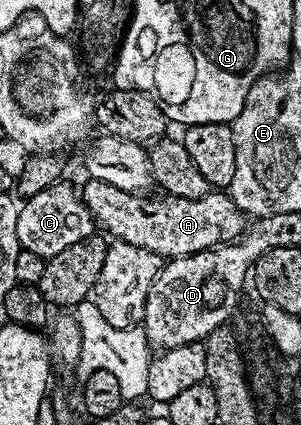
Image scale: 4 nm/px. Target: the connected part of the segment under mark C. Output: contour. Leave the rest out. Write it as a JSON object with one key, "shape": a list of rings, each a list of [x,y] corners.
{"shape":[[[64,180],[53,183],[33,198],[27,199],[18,212],[18,240],[20,249],[29,250],[44,259],[58,256],[62,248],[78,244],[78,240],[89,238],[94,233],[94,219],[84,204],[83,197]]]}

